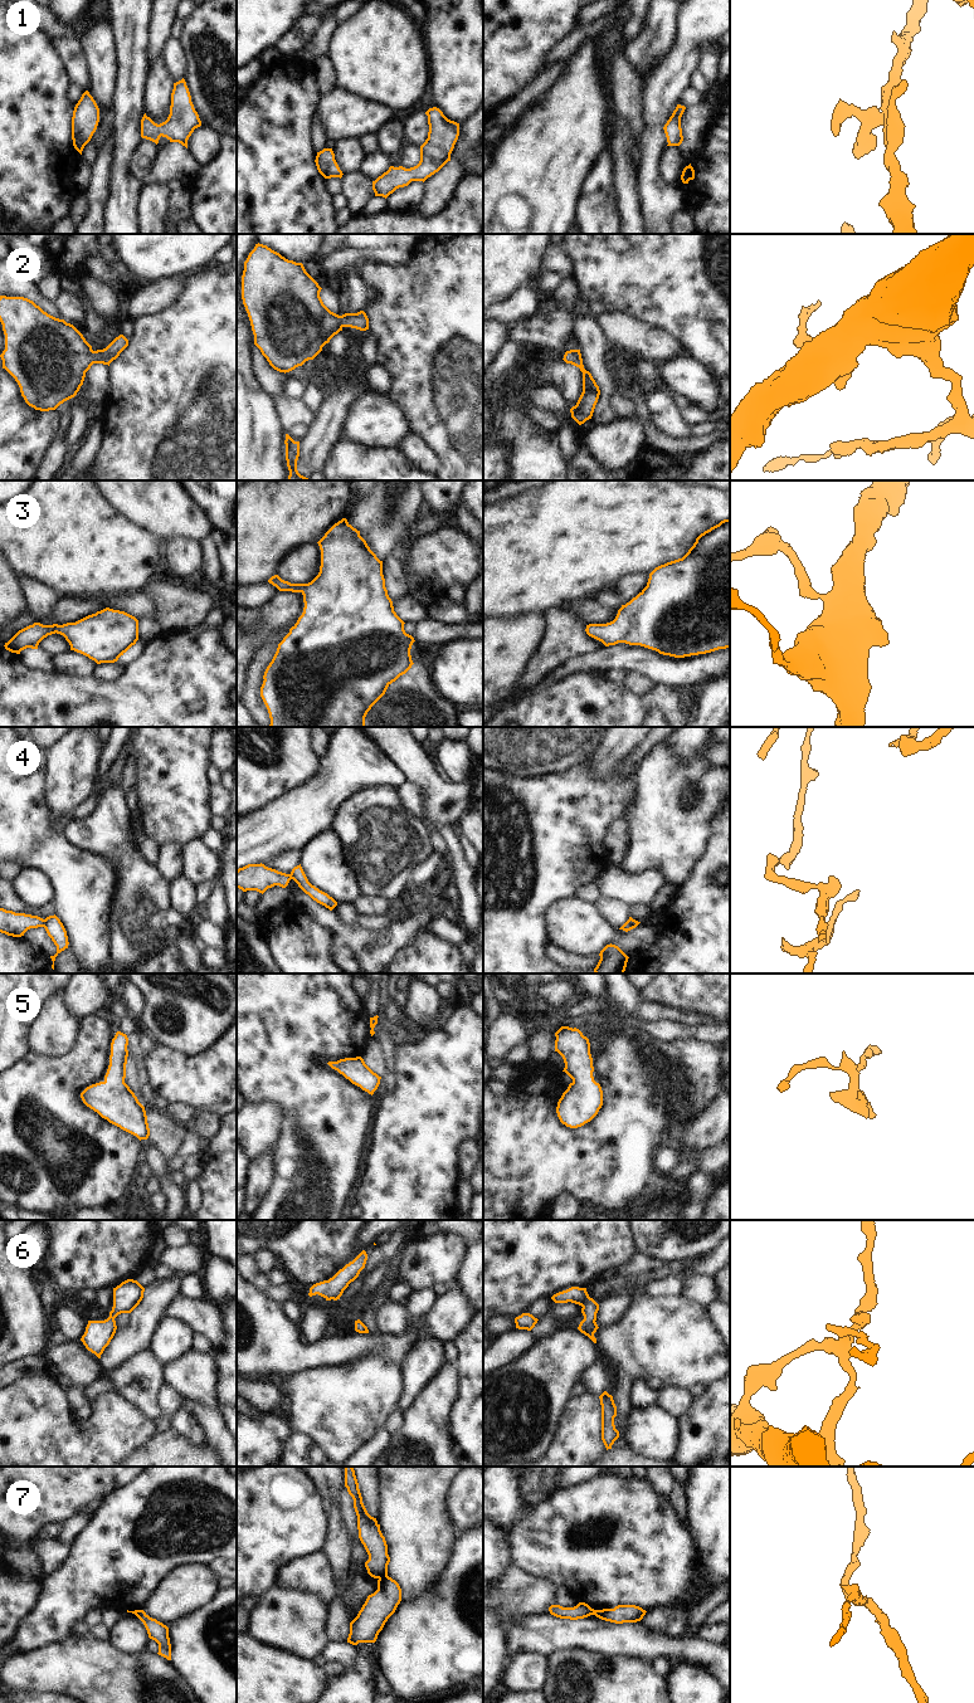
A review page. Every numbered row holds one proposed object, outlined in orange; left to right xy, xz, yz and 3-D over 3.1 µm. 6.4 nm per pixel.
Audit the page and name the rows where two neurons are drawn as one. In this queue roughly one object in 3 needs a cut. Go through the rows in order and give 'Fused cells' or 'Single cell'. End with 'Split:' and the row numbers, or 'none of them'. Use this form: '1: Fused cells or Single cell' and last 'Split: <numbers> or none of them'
1: Single cell
2: Single cell
3: Single cell
4: Fused cells
5: Single cell
6: Single cell
7: Fused cells
Split: 4, 7

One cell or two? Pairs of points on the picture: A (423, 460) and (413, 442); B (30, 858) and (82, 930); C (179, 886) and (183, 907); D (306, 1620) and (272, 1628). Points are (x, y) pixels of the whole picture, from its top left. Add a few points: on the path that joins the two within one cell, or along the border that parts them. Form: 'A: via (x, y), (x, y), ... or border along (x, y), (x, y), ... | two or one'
A: via (423, 455), (414, 447) | one
B: via (50, 867), (82, 898), (82, 909) | one
C: via (181, 891), (183, 902) | one
D: via (297, 1620), (281, 1620) | one

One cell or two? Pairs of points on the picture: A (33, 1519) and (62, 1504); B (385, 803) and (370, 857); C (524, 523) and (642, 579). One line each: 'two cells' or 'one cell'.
A: one cell
B: one cell
C: two cells

